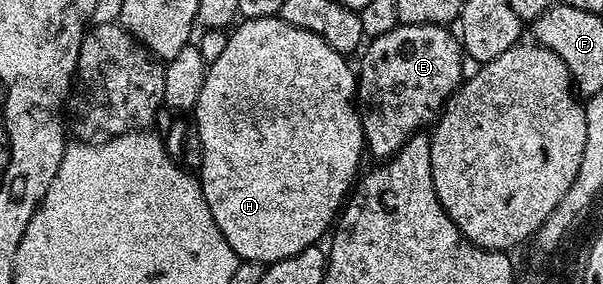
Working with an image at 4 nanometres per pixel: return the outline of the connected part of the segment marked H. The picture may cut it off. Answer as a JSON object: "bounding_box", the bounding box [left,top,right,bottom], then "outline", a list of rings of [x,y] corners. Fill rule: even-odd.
{"bounding_box":[192,17,364,265],"outline":[[[277,17],[239,22],[229,32],[229,36],[228,45],[224,45],[224,53],[220,53],[220,57],[216,57],[216,61],[206,68],[204,89],[200,89],[200,101],[196,101],[192,112],[194,123],[198,126],[196,134],[202,151],[200,182],[204,201],[208,201],[212,217],[216,217],[216,225],[220,233],[224,233],[228,245],[232,245],[239,260],[269,265],[276,261],[284,261],[304,249],[315,246],[319,242],[318,238],[331,230],[359,178],[358,166],[362,163],[362,155],[364,156],[364,136],[362,117],[356,106],[356,71],[353,66],[349,67],[346,64],[347,56],[332,49],[328,41],[324,41],[316,33],[308,33],[296,25],[288,25]]]}

